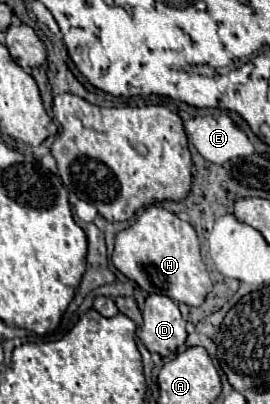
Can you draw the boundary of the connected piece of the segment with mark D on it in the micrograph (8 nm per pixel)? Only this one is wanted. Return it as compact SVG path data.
M152 294L146 298L140 340L150 352L158 352L162 358L172 356L180 346L184 346L186 320L168 296Z

